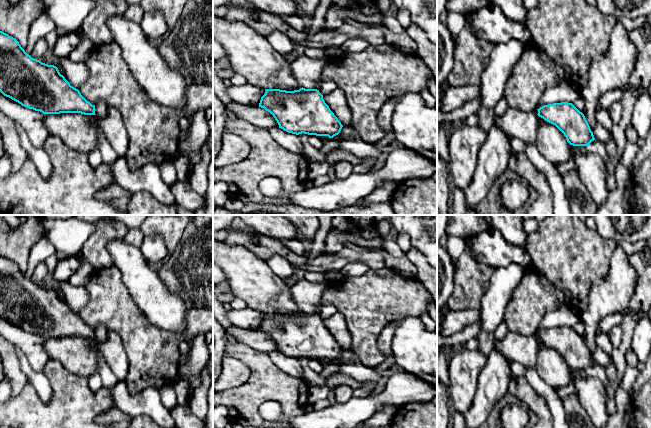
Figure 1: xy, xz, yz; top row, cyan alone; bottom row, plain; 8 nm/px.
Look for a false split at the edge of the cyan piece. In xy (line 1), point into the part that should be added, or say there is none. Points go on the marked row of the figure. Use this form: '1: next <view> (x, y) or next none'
1: next none

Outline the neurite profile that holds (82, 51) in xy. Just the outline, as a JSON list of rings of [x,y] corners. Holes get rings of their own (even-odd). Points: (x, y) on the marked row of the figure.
[[[83,36],[81,43],[75,47],[68,58],[73,62],[85,62],[93,49],[94,44],[87,37]]]

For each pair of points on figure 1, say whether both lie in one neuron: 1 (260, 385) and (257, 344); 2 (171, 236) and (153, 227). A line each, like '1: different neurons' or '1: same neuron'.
1: different neurons
2: same neuron

